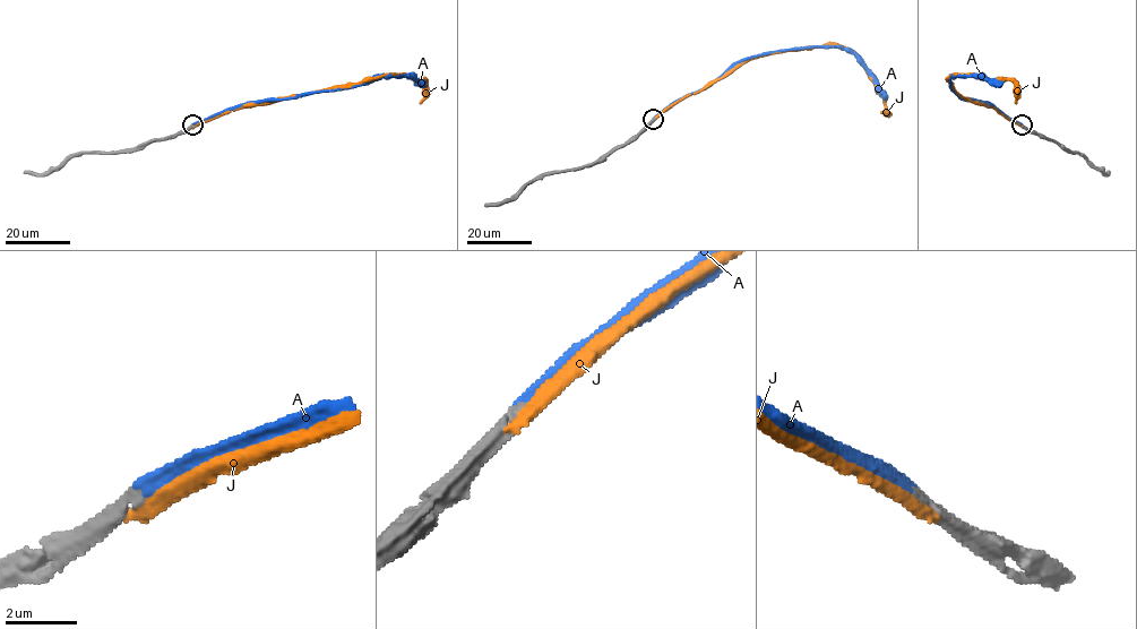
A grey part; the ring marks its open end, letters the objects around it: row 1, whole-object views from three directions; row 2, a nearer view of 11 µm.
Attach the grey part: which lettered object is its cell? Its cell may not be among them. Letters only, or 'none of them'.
A

